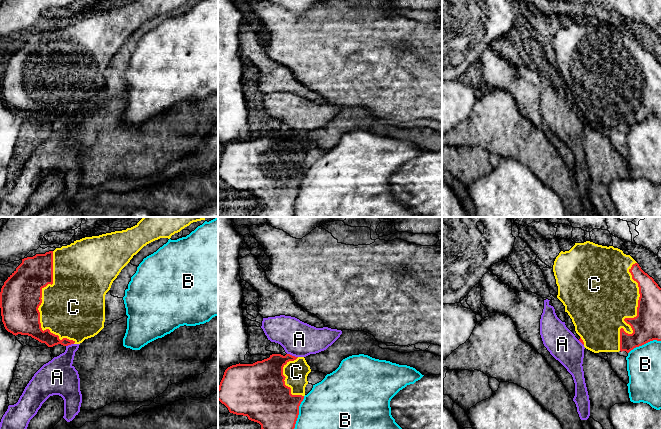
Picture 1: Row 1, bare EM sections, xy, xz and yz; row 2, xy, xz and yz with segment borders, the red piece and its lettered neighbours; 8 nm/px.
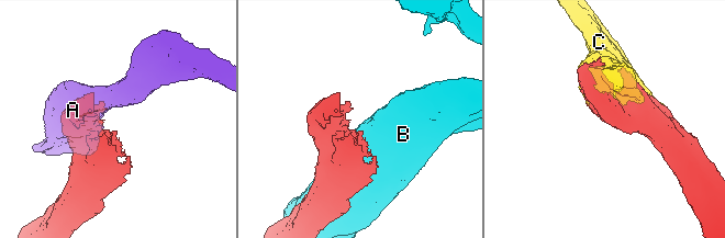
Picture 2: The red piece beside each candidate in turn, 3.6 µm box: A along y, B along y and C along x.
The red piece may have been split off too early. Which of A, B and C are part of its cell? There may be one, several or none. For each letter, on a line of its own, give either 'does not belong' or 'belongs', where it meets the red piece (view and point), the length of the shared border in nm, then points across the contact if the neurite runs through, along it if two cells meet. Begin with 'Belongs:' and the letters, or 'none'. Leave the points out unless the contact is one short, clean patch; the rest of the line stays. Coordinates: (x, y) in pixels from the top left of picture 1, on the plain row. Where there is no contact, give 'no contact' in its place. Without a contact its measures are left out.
Belongs: C
A: does not belong; meets red in xz at (291, 131); contact 90 nm long; border along xz (287, 129), (297, 133)
B: does not belong; meets red in xz at (297, 193); contact 360 nm long
C: belongs; meets red in xy at (40, 80); contact 750 nm long

